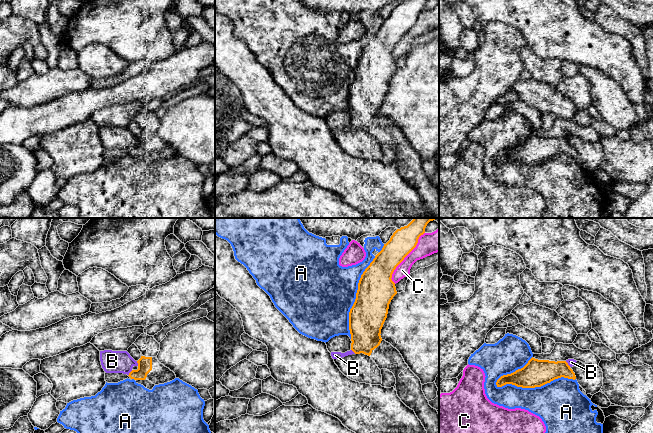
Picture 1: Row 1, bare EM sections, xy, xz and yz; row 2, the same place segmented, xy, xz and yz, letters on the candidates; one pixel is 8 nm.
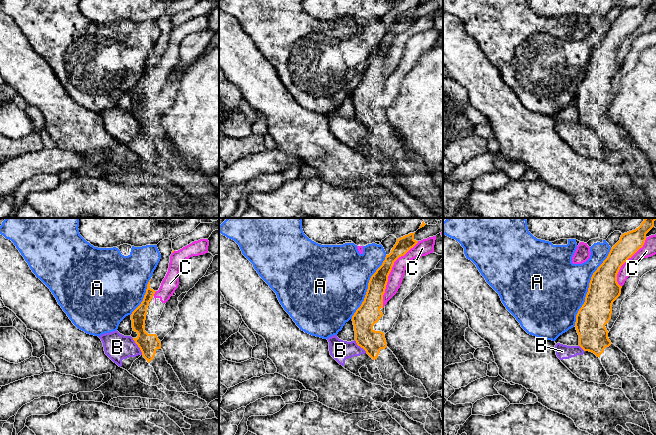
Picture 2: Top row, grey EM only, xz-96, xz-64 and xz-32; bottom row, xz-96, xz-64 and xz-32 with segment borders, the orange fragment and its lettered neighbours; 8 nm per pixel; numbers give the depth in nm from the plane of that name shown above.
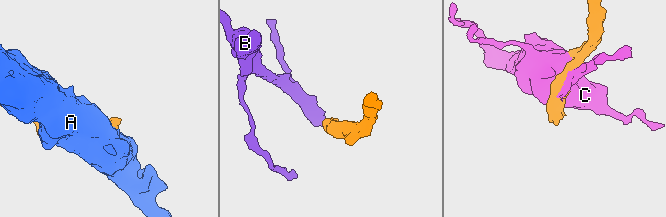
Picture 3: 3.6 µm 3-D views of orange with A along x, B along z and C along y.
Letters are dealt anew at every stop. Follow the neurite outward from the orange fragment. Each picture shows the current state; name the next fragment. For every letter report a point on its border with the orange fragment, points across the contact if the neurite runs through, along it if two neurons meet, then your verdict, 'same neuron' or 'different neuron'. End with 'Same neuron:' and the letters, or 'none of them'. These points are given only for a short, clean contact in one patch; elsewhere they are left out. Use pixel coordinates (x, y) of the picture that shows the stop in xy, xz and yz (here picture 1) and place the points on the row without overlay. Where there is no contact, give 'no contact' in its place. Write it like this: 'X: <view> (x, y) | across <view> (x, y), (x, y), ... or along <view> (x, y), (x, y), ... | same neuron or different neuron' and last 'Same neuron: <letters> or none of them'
A: yz (535, 162) | different neuron
B: yz (567, 140) | different neuron
C: xz (404, 33) | different neuron
Same neuron: none of them

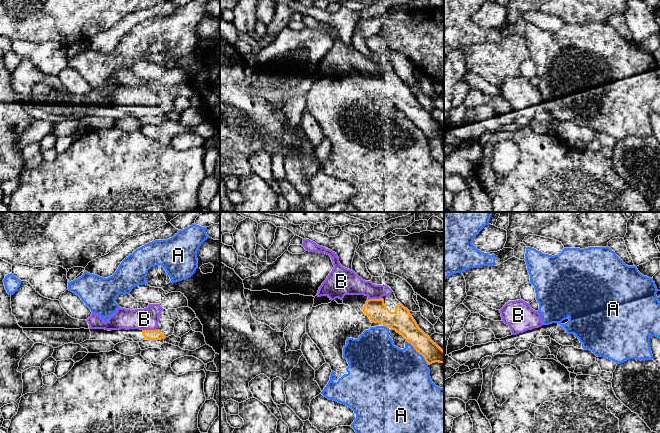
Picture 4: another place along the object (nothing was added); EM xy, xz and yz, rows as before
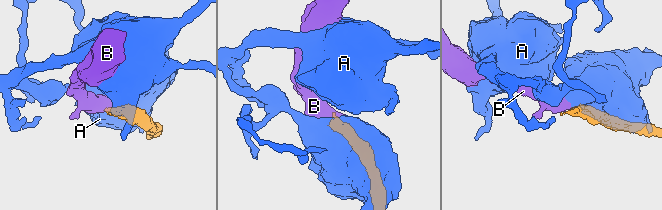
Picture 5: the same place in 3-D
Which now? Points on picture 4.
A: xz (418, 128) | different neuron
B: xy (150, 106) | same neuron
Same neuron: B

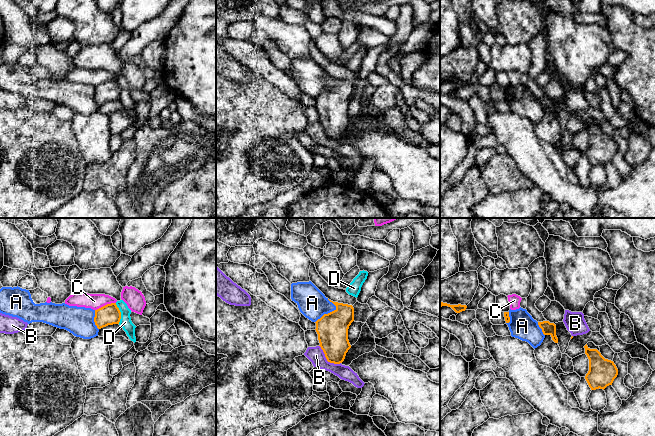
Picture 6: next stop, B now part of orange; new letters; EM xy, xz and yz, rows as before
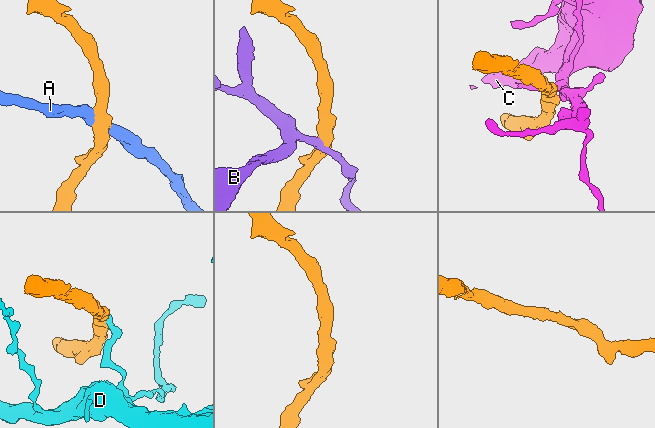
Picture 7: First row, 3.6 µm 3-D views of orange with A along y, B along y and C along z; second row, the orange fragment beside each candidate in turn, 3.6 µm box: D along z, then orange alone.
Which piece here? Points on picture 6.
A: xz (330, 88) | different neuron
B: xz (326, 134) | different neuron
C: xy (105, 81) | different neuron
D: xy (120, 89) | along xy (115, 79), (120, 88), (119, 99) | different neuron
Same neuron: none of them

